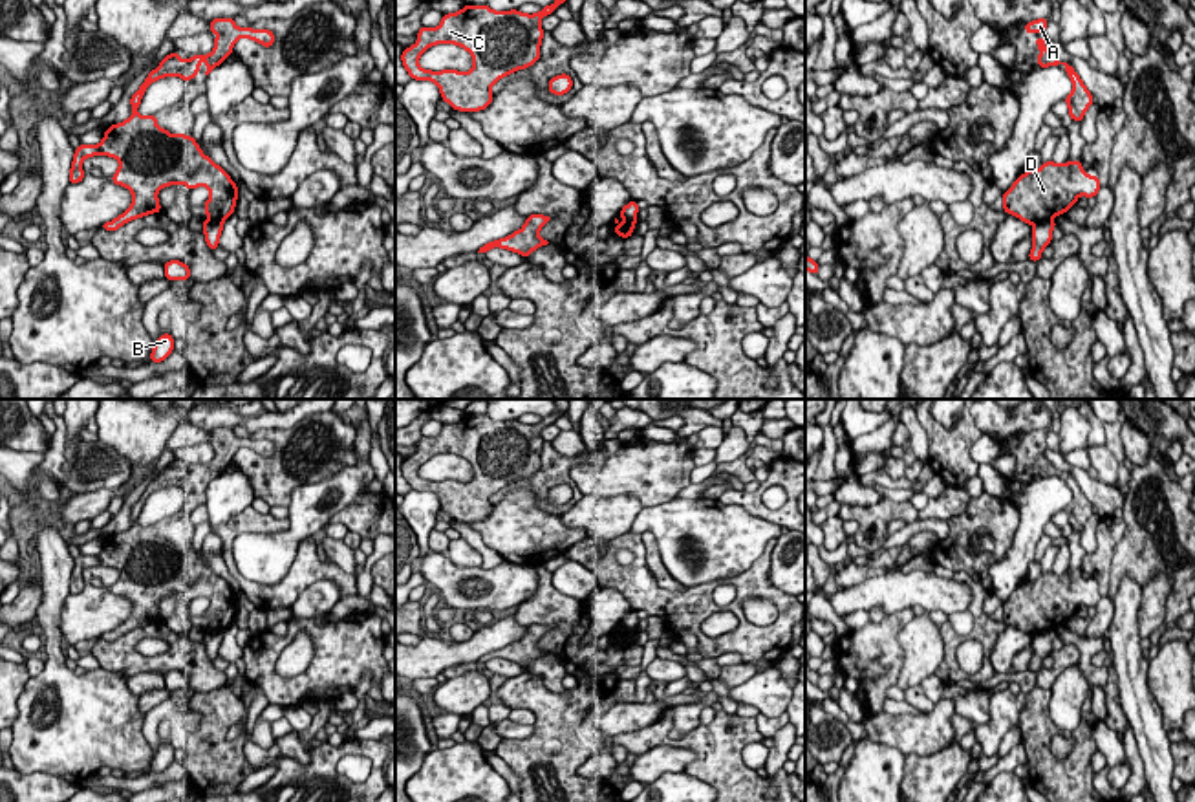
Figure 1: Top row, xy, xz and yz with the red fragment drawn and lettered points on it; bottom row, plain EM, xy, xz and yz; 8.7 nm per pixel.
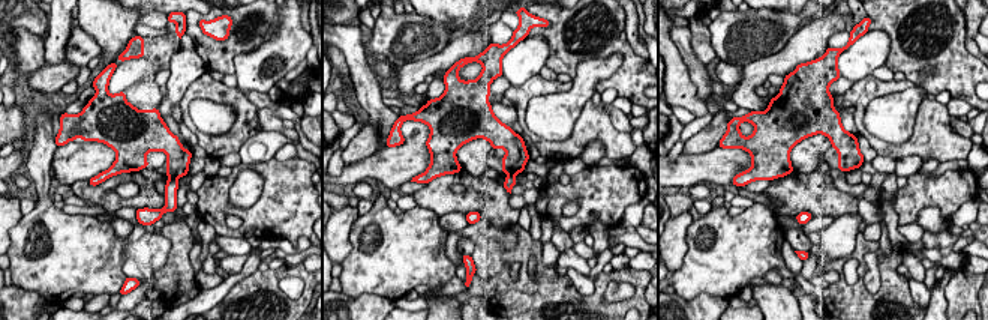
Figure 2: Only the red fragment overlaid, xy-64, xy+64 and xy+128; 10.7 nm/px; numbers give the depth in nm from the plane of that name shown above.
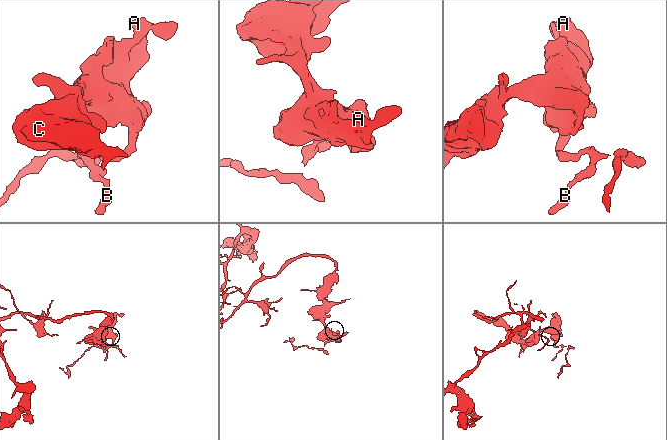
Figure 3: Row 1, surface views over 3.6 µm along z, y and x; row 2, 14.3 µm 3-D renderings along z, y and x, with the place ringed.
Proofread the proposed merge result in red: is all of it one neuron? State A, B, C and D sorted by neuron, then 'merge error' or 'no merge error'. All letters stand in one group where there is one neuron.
A C D / B; merge error

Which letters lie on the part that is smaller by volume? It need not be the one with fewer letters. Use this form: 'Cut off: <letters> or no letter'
Cut off: B

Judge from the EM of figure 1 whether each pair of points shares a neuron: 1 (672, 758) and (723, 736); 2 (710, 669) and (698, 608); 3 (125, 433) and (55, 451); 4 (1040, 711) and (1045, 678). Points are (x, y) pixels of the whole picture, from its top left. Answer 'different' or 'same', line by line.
1: different
2: different
3: different
4: different

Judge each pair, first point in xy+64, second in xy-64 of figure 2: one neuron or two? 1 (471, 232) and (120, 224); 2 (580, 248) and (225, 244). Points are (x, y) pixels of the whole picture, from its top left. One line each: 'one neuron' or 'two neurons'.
1: one neuron
2: one neuron

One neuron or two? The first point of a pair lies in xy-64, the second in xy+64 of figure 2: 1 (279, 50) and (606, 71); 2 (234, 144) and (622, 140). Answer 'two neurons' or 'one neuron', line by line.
1: one neuron
2: one neuron

